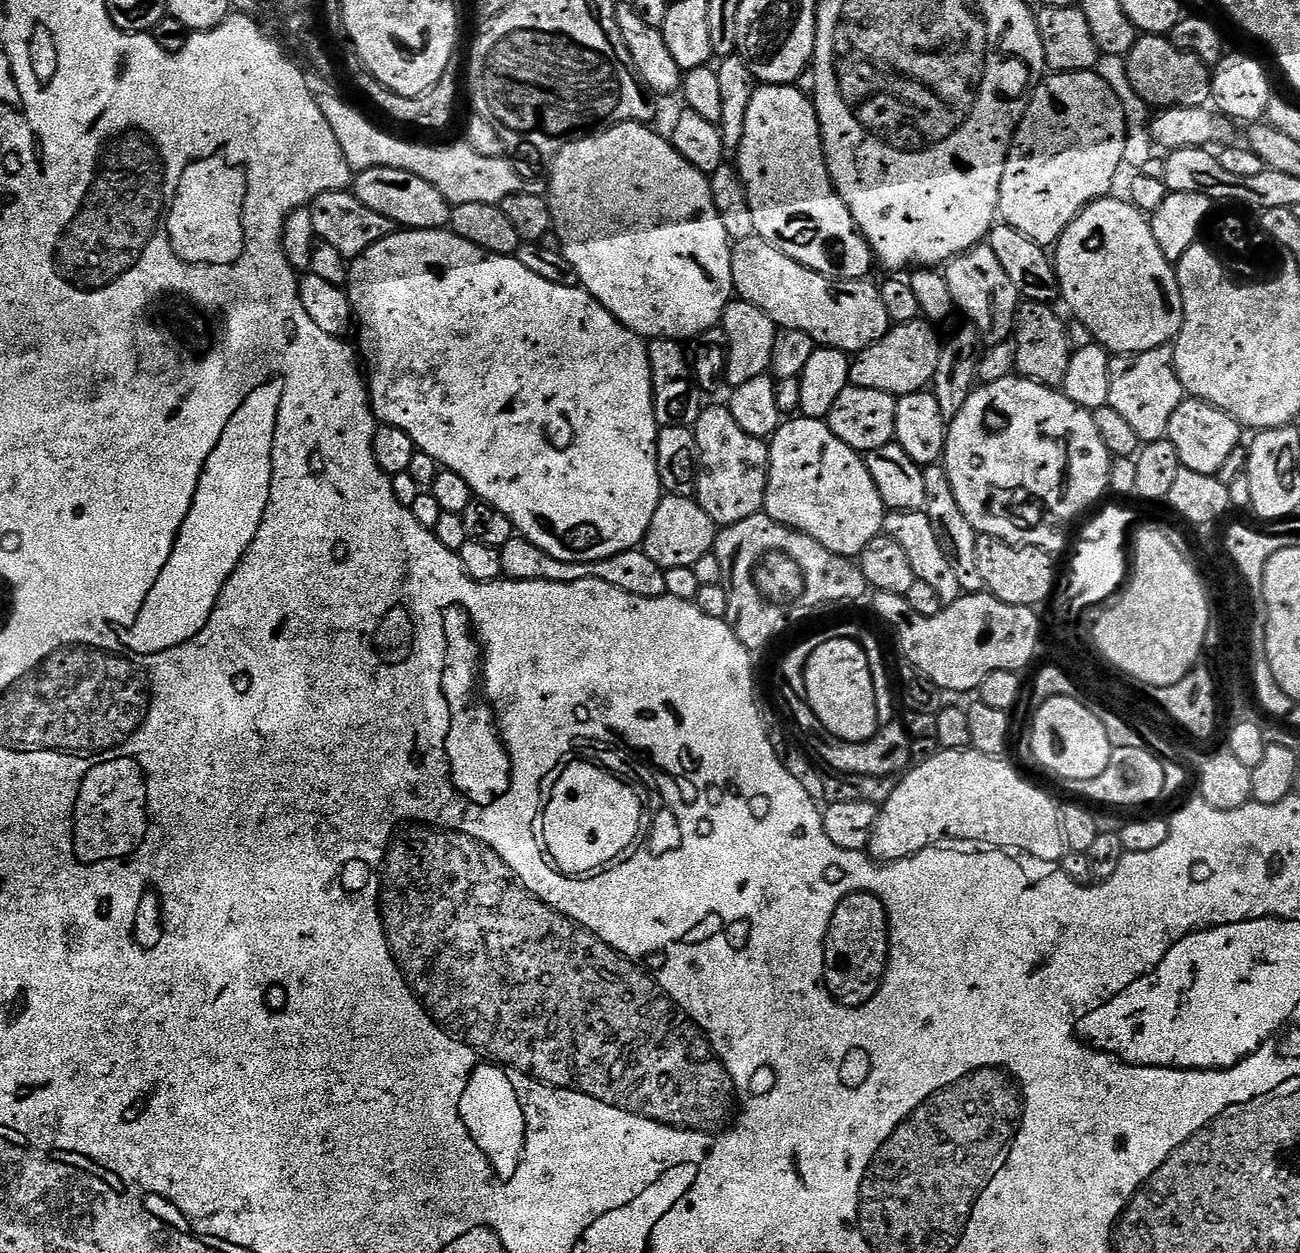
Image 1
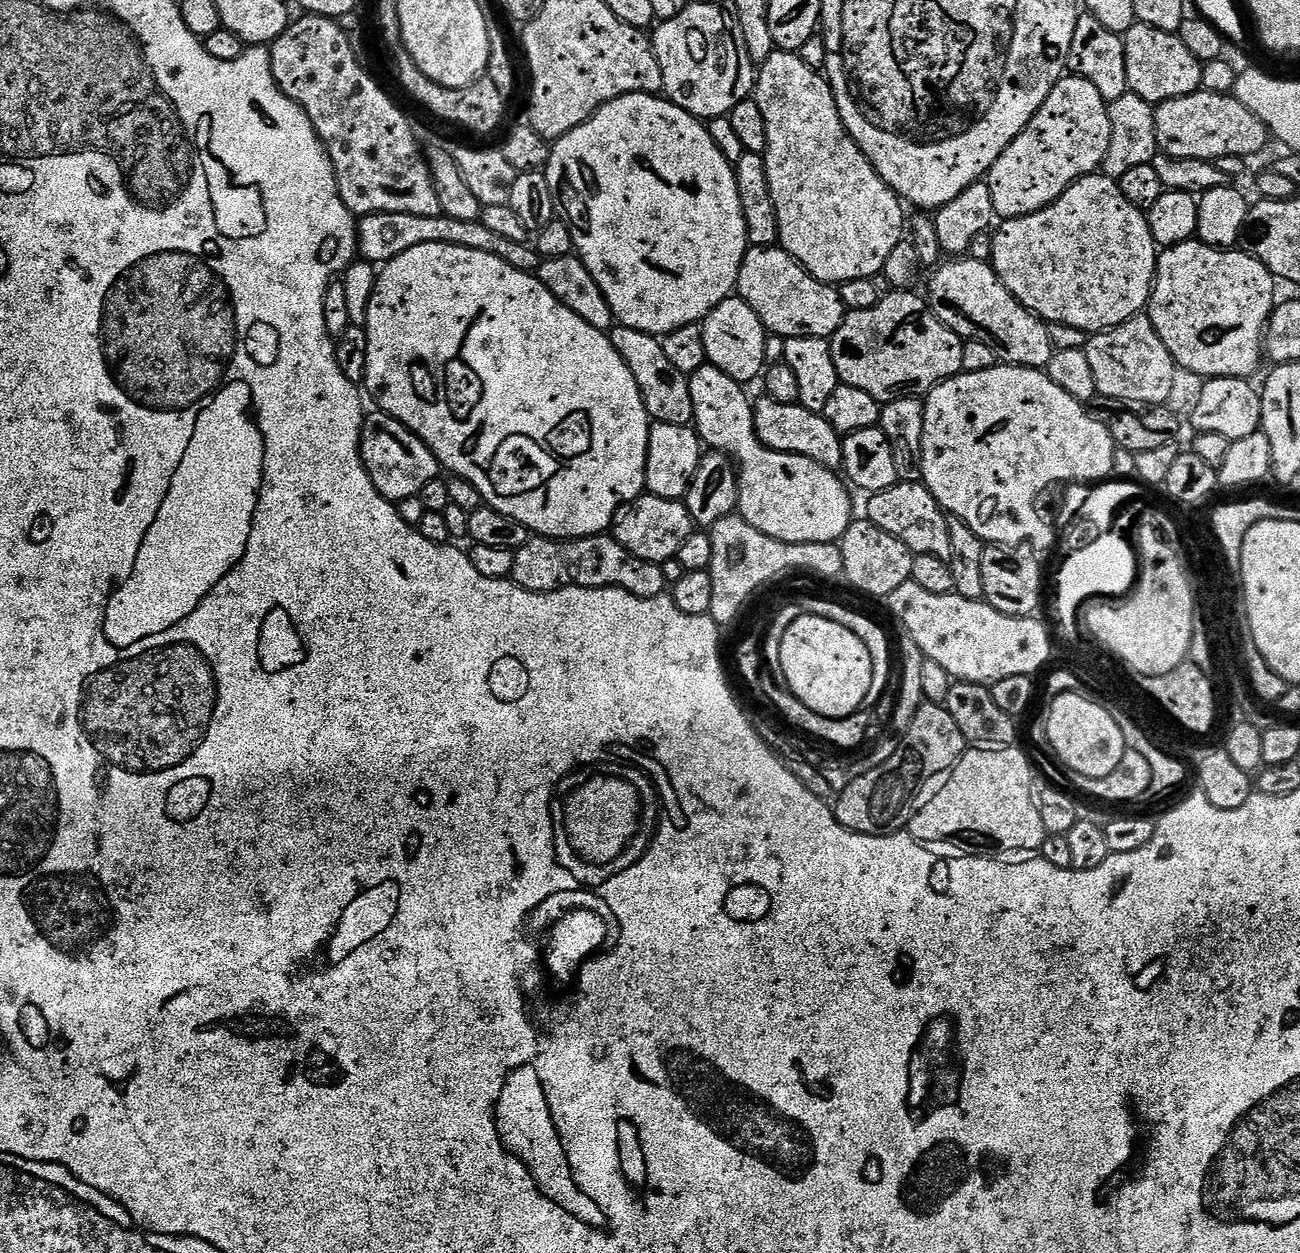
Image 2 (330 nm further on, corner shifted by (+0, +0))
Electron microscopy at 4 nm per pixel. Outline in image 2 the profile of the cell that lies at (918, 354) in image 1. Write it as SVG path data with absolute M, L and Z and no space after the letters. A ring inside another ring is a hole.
M892 290L881 295L880 301L870 306L870 310L854 310L845 315L838 330L830 338L834 370L840 375L842 384L866 390L870 398L885 405L891 400L901 400L907 396L927 397L928 393L937 388L942 381L958 376L964 371L962 366L964 340L932 313L923 295L915 296L916 294L912 290Z

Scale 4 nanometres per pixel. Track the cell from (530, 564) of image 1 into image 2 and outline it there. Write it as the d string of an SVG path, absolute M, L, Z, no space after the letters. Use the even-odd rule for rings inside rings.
M533 535L516 551L514 558L514 570L510 577L512 583L531 592L553 592L563 588L621 588L630 594L634 594L643 600L649 600L655 596L665 595L669 587L668 579L662 574L660 565L654 562L646 562L642 558L634 558L626 546L622 546L611 535L587 536L581 540L551 540L549 536Z

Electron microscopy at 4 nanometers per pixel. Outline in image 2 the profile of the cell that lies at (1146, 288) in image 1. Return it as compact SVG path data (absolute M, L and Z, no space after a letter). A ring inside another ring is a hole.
M1103 174L1083 176L1081 180L1075 180L1053 204L1047 204L1045 208L1029 216L1019 216L1013 220L1004 220L1001 225L1001 228L996 232L996 237L992 240L990 263L995 268L1000 281L1012 291L1017 300L1049 325L1065 324L1066 326L1074 326L1083 332L1095 334L1104 332L1108 328L1113 328L1130 318L1139 316L1147 309L1148 302L1152 298L1152 286L1156 279L1158 246L1150 234L1147 215L1139 212L1130 202L1126 202L1126 198L1122 194L1117 181L1111 180L1110 177Z

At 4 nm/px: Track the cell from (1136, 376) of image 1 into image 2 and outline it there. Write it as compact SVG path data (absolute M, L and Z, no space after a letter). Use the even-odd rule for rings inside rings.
M1147 314L1089 335L1083 350L1094 373L1094 386L1099 395L1118 398L1122 402L1169 403L1168 399L1176 388L1178 365L1170 350L1166 350L1162 338L1158 338L1158 330L1154 330L1152 319Z

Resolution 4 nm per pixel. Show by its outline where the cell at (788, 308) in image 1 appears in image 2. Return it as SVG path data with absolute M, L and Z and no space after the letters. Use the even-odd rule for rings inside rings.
M779 246L749 247L738 274L736 292L758 314L773 336L831 338L844 320L846 309L839 291L831 284L815 280L794 257Z

